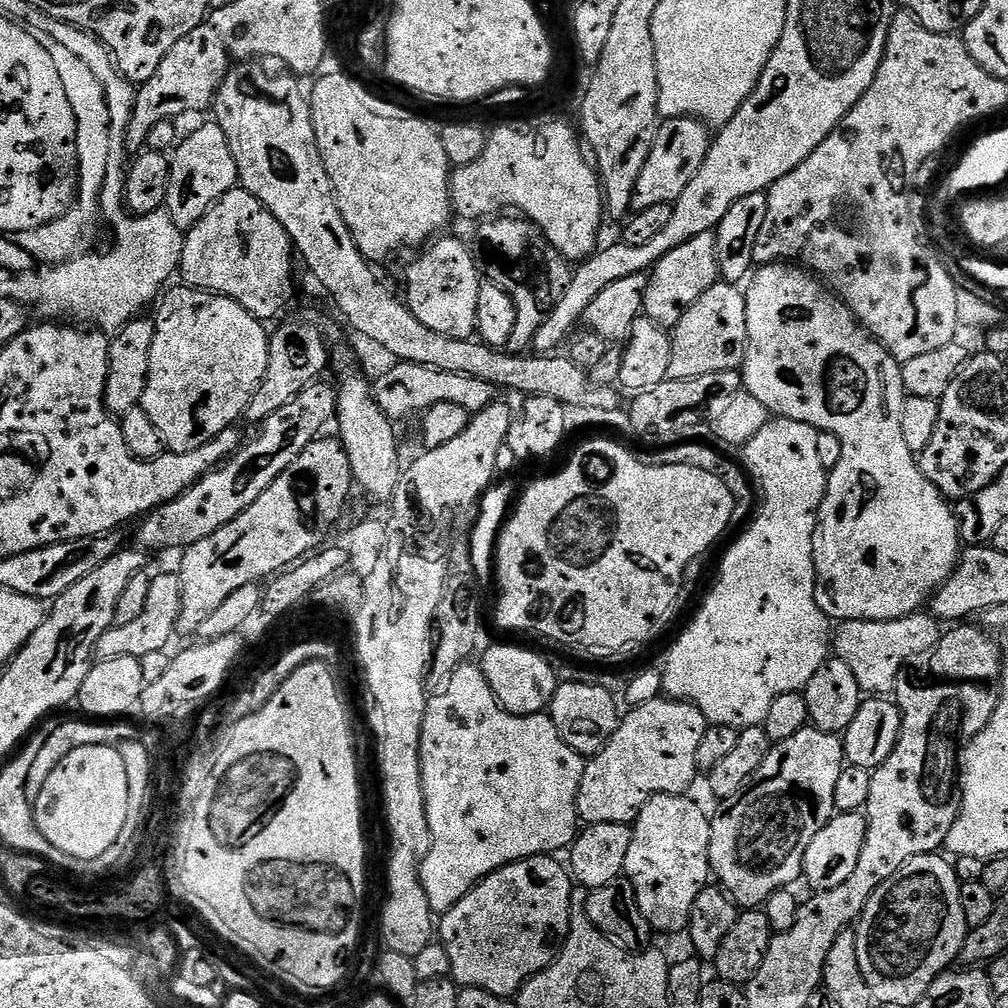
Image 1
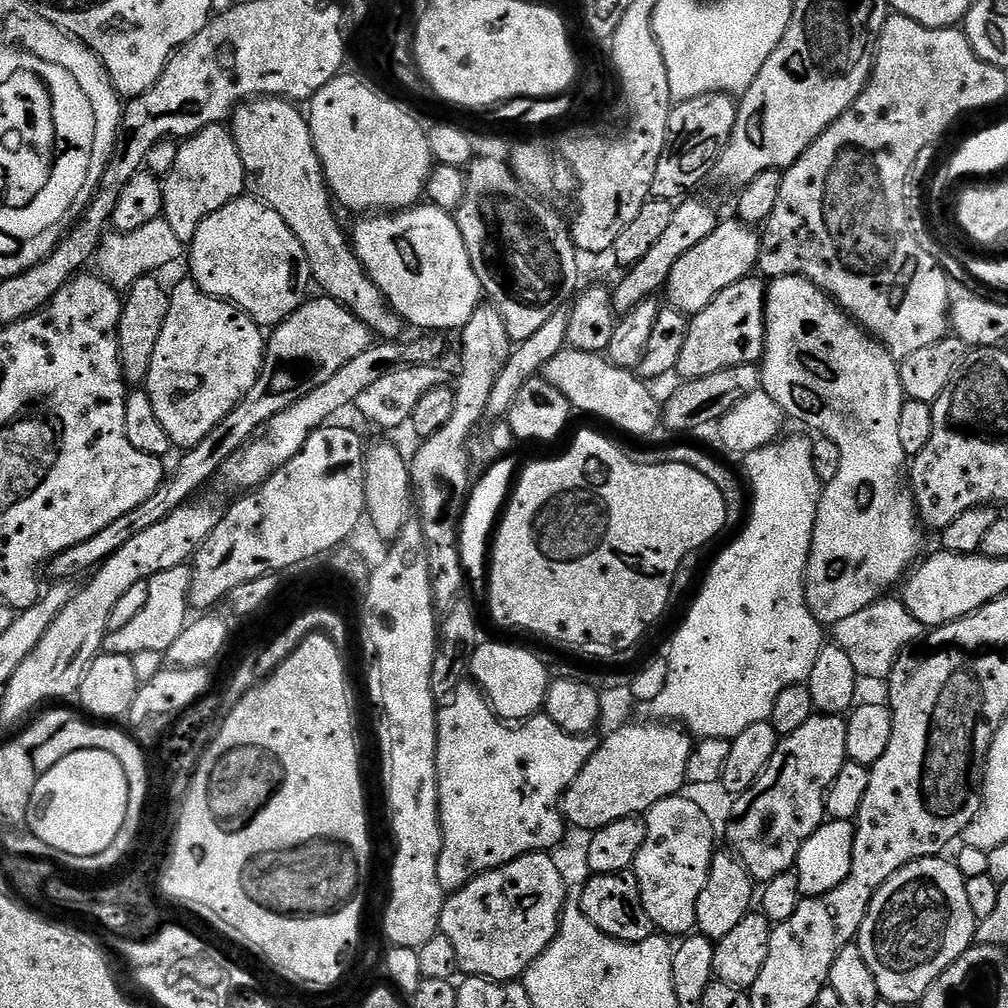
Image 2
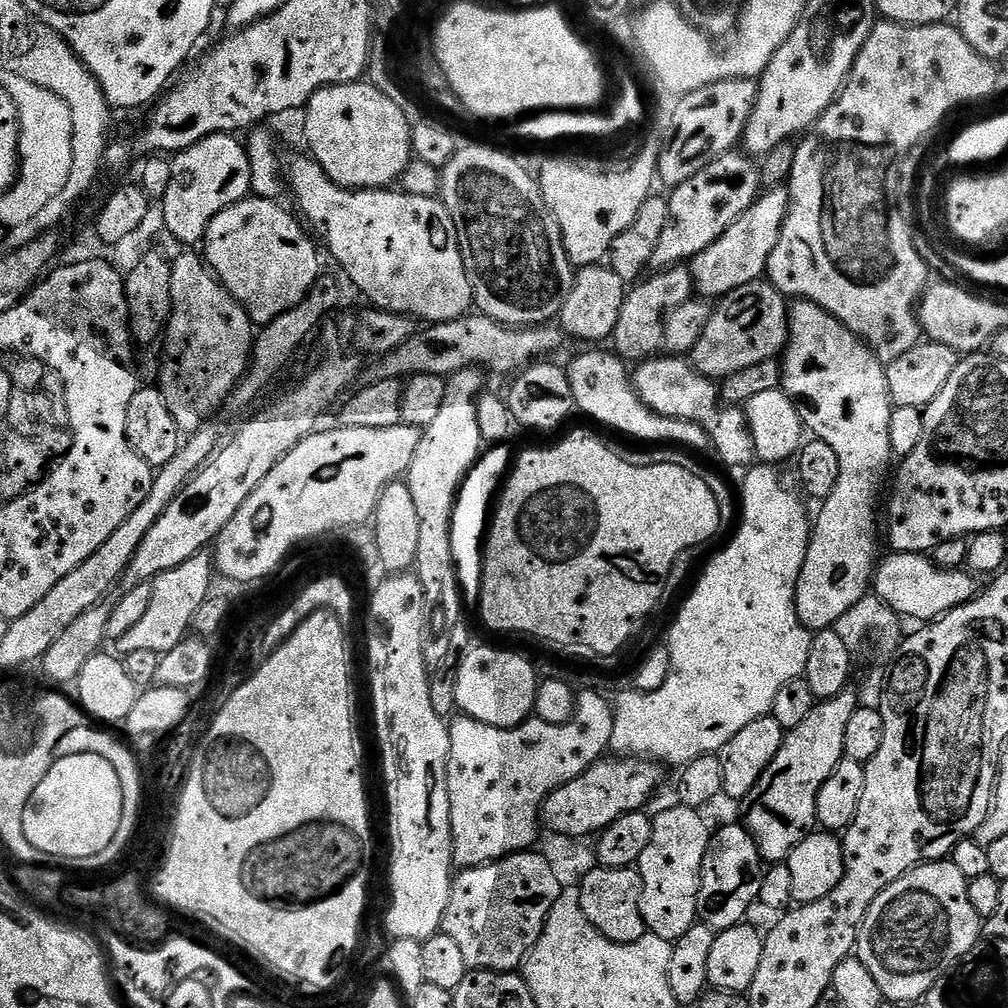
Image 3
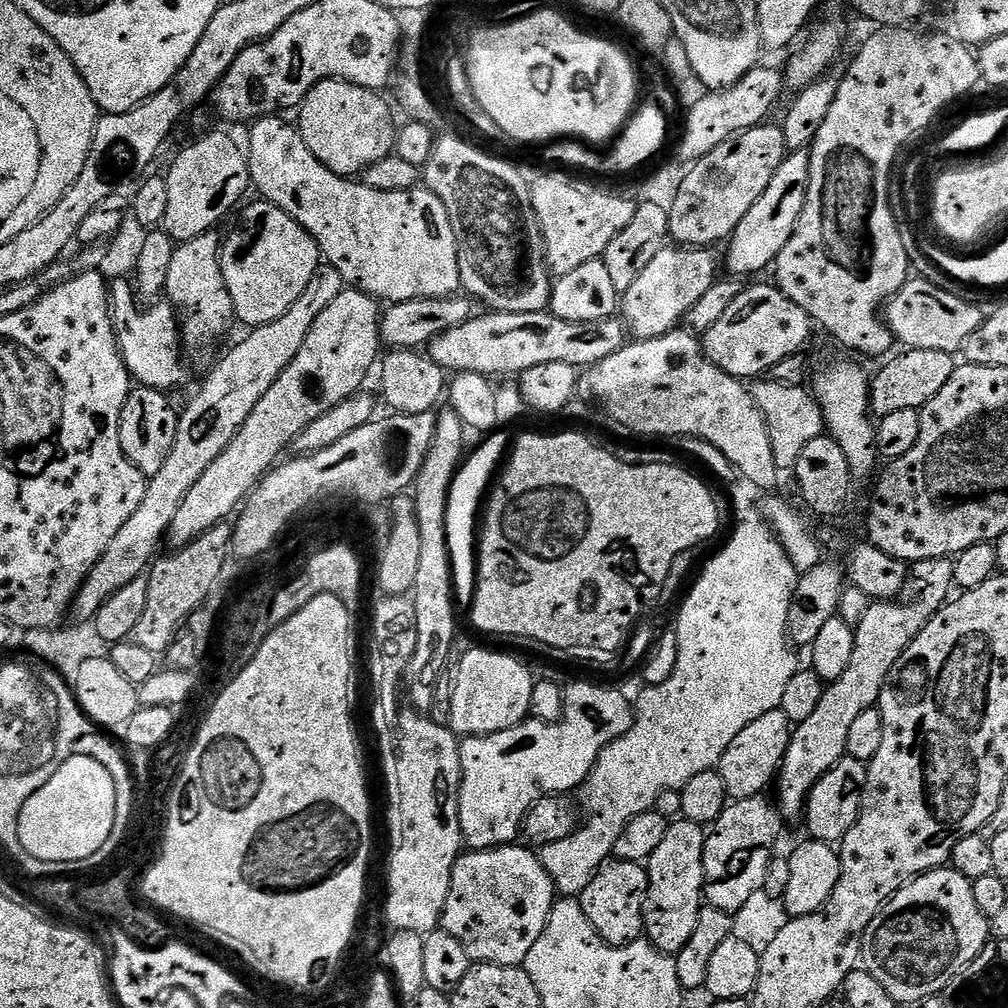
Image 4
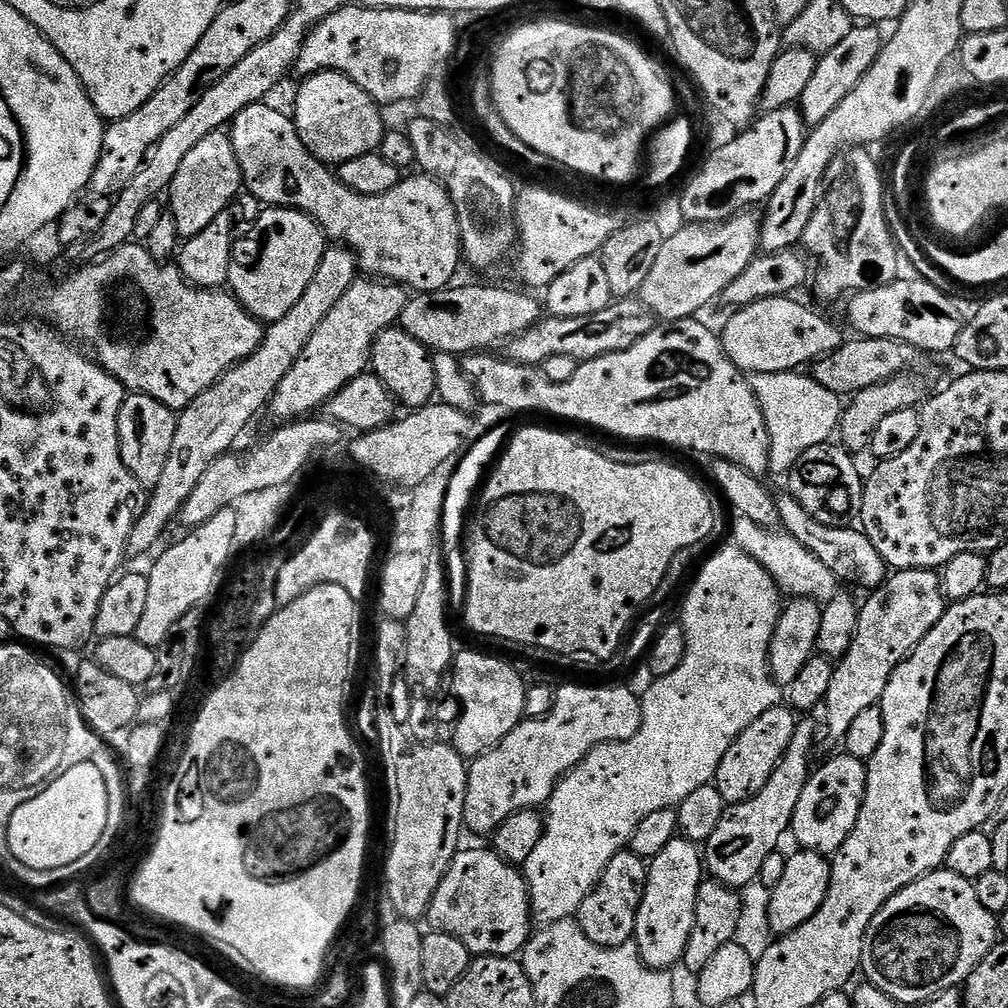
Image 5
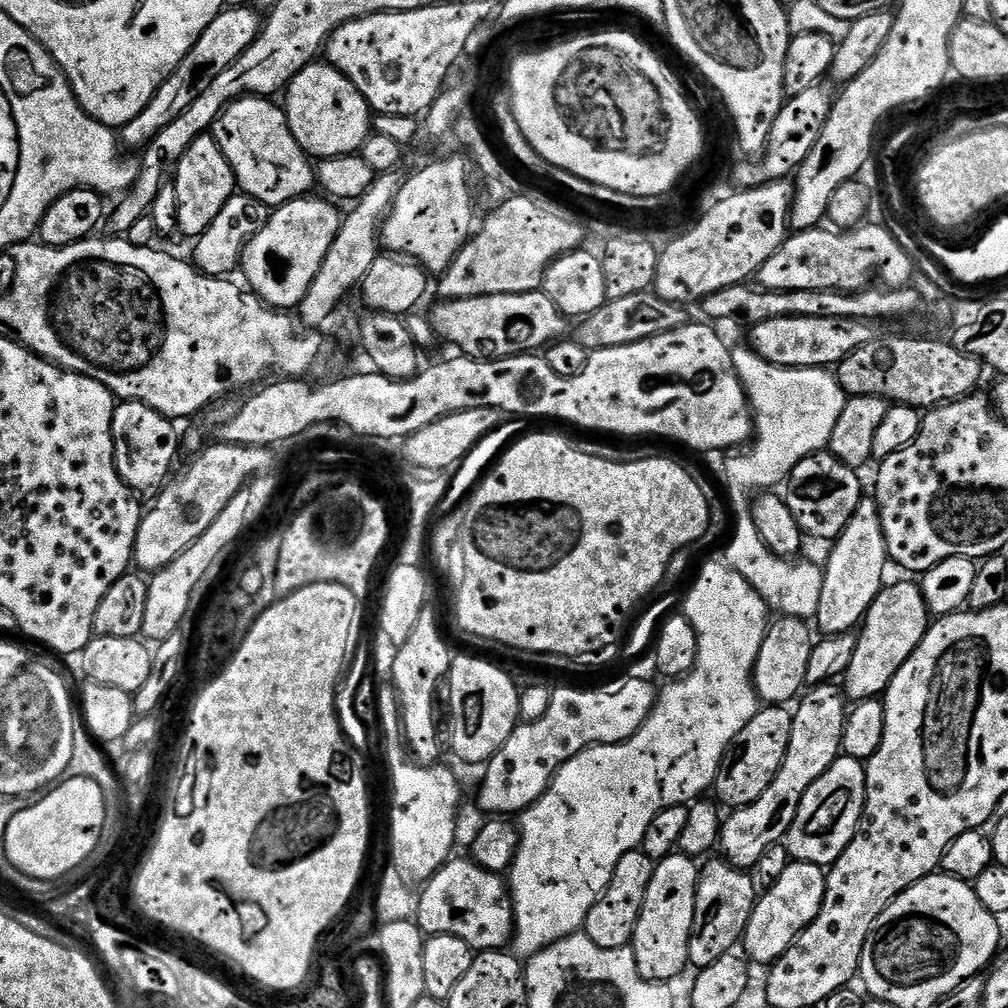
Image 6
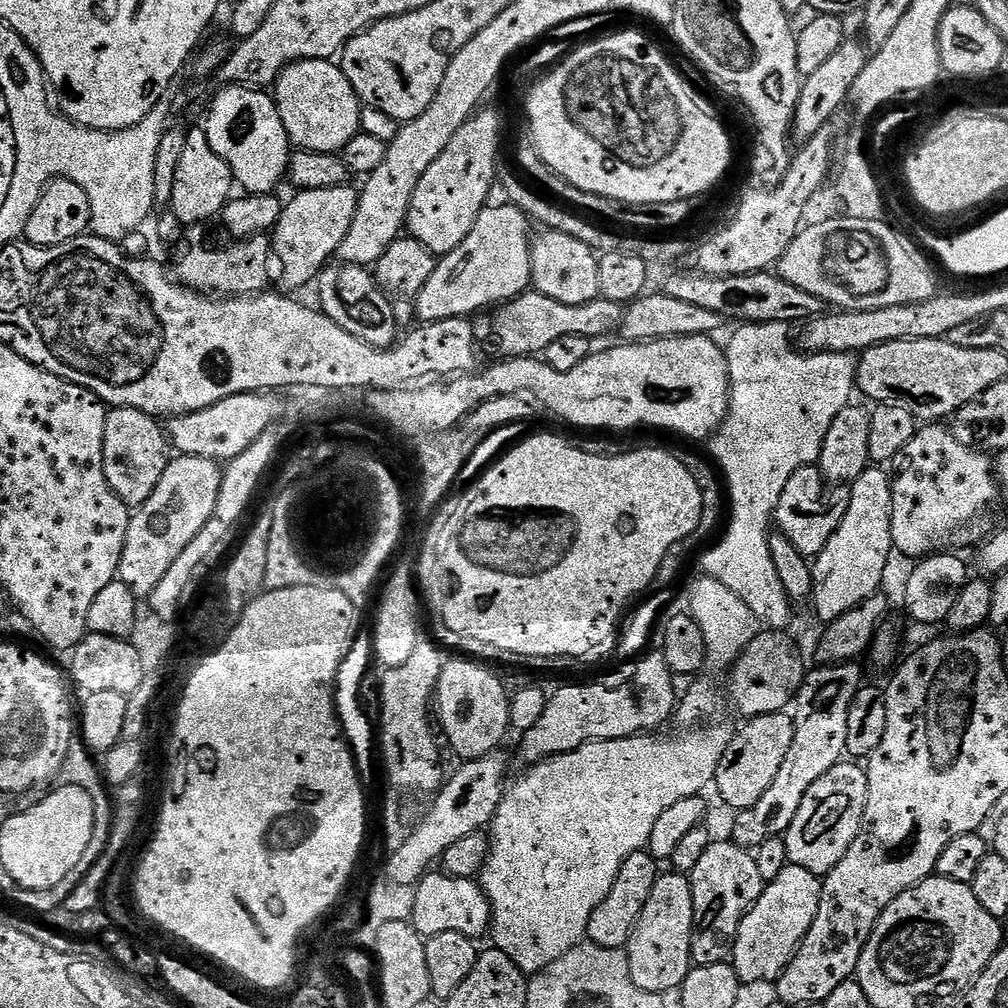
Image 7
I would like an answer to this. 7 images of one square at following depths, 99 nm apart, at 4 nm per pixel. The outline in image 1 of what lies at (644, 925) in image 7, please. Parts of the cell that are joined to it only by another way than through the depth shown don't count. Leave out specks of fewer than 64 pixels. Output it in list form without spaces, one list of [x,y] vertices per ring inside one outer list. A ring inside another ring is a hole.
[[[687,795],[654,796],[645,802],[634,823],[631,825],[632,841],[626,854],[623,875],[627,883],[634,886],[638,906],[648,919],[648,925],[657,933],[681,932],[687,929],[688,921],[692,918],[694,902],[698,894],[710,880],[710,838],[712,837],[712,821],[709,813],[704,813]]]

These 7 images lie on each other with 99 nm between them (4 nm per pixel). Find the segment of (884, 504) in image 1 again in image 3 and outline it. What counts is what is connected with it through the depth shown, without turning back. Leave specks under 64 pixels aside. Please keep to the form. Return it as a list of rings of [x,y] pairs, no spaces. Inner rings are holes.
[[[796,300],[791,305],[788,314],[788,343],[782,353],[782,363],[784,365],[782,391],[796,401],[800,410],[800,417],[804,419],[805,429],[815,439],[826,442],[826,446],[831,446],[834,454],[838,454],[838,466],[840,467],[838,486],[834,486],[834,490],[830,490],[828,497],[819,505],[820,513],[817,516],[815,513],[814,523],[812,524],[812,537],[808,539],[806,562],[802,566],[802,574],[798,578],[798,586],[796,587],[796,613],[798,618],[809,630],[817,633],[831,629],[836,620],[842,618],[842,614],[846,614],[846,610],[850,610],[859,600],[869,595],[872,588],[872,578],[876,574],[878,557],[881,555],[880,544],[882,548],[881,533],[880,536],[876,533],[876,503],[880,500],[880,487],[884,484],[884,475],[888,472],[888,463],[893,463],[894,460],[892,447],[890,446],[890,414],[894,405],[889,394],[888,373],[885,365],[881,364],[879,358],[876,357],[875,352],[864,341],[859,340],[850,329],[842,326],[842,322],[838,322],[838,318],[834,318],[829,312],[822,310],[822,306],[818,306],[809,300]]]

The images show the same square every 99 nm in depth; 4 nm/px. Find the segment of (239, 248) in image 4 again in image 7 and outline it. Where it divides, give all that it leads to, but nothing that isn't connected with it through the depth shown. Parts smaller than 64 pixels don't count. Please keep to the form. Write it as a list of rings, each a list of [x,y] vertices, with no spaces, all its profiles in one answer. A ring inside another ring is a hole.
[[[339,184],[326,190],[297,191],[295,195],[289,204],[287,201],[281,207],[280,221],[270,236],[275,263],[276,260],[280,263],[279,287],[288,294],[296,294],[311,280],[313,283],[339,253],[342,238],[346,238],[350,222],[354,222],[360,201],[359,191],[348,184]]]

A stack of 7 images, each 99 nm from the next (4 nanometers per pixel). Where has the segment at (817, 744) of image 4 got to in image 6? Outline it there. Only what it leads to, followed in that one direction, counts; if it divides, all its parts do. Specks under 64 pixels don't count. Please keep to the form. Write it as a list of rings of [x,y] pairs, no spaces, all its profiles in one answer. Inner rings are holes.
[[[900,580],[891,584],[881,588],[858,629],[854,656],[842,677],[842,691],[849,701],[883,697],[894,674],[914,654],[930,627],[930,613],[919,583]]]

